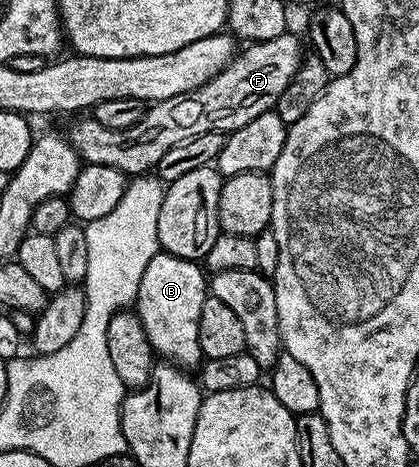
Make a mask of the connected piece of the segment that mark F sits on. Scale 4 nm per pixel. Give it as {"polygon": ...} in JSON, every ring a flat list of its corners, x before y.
{"polygon":[[287,31,275,39,254,41,246,44,234,56,233,62,227,67,223,67,223,71,219,71,219,75,215,75,215,79,203,83,203,87,199,87,195,91,187,91,187,95,175,95,175,99,152,102,139,119,139,123,122,129,108,129,103,127,103,123,96,121,92,115,85,115,77,119,82,119,82,121,75,122,67,130,67,136,73,144,73,150,81,156,84,164,115,167,126,175,148,174,150,171,156,170,159,159,163,159,163,155,167,155,167,151,171,151,171,147,208,133,231,134,239,127,251,123,251,119,259,119,259,115,276,110,279,95,283,95,283,91,287,91,291,79,295,79,295,71,299,71,302,56,301,41,293,34,293,31]]}

